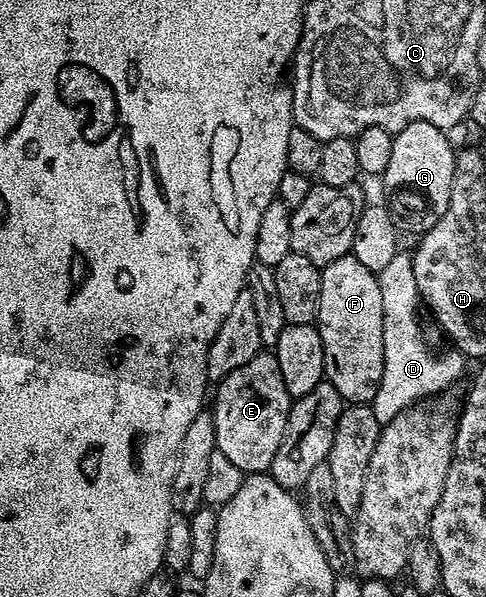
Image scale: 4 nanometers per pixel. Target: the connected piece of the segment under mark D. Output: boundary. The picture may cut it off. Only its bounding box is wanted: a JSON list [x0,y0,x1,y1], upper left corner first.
[371,250,465,425]

